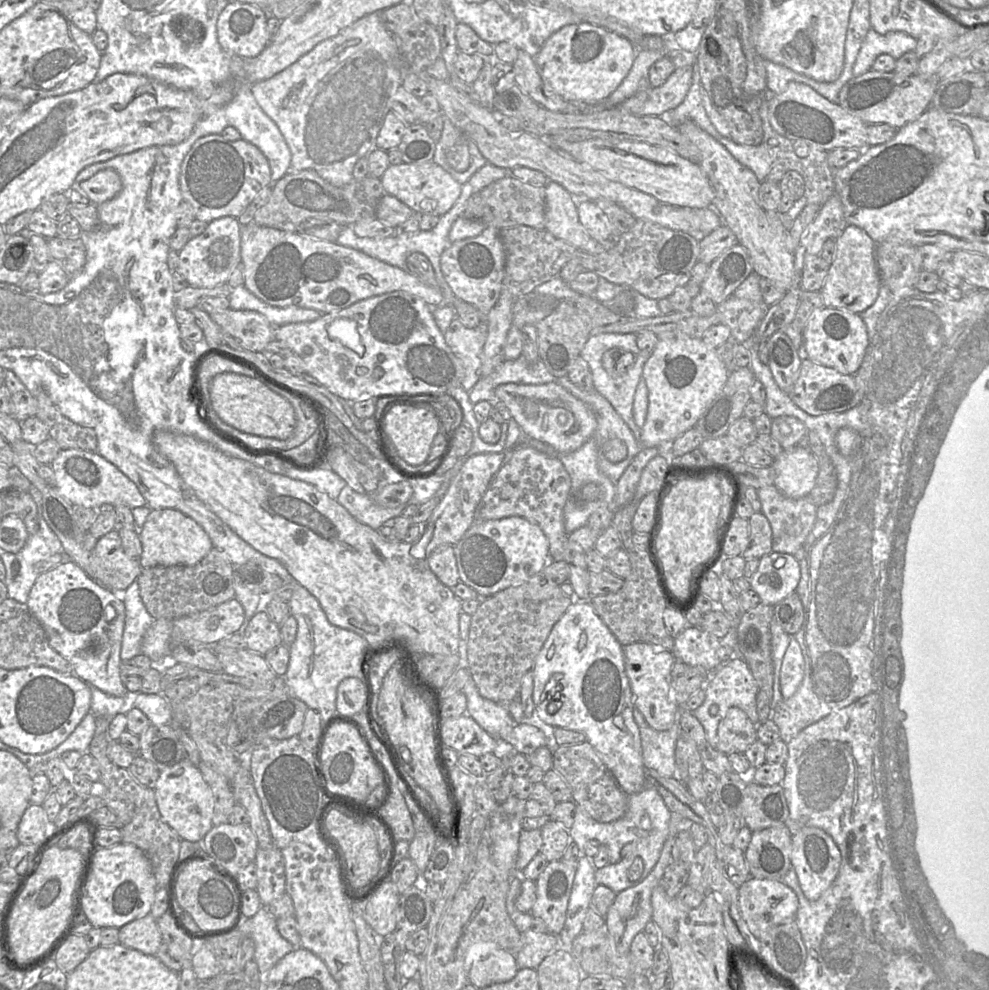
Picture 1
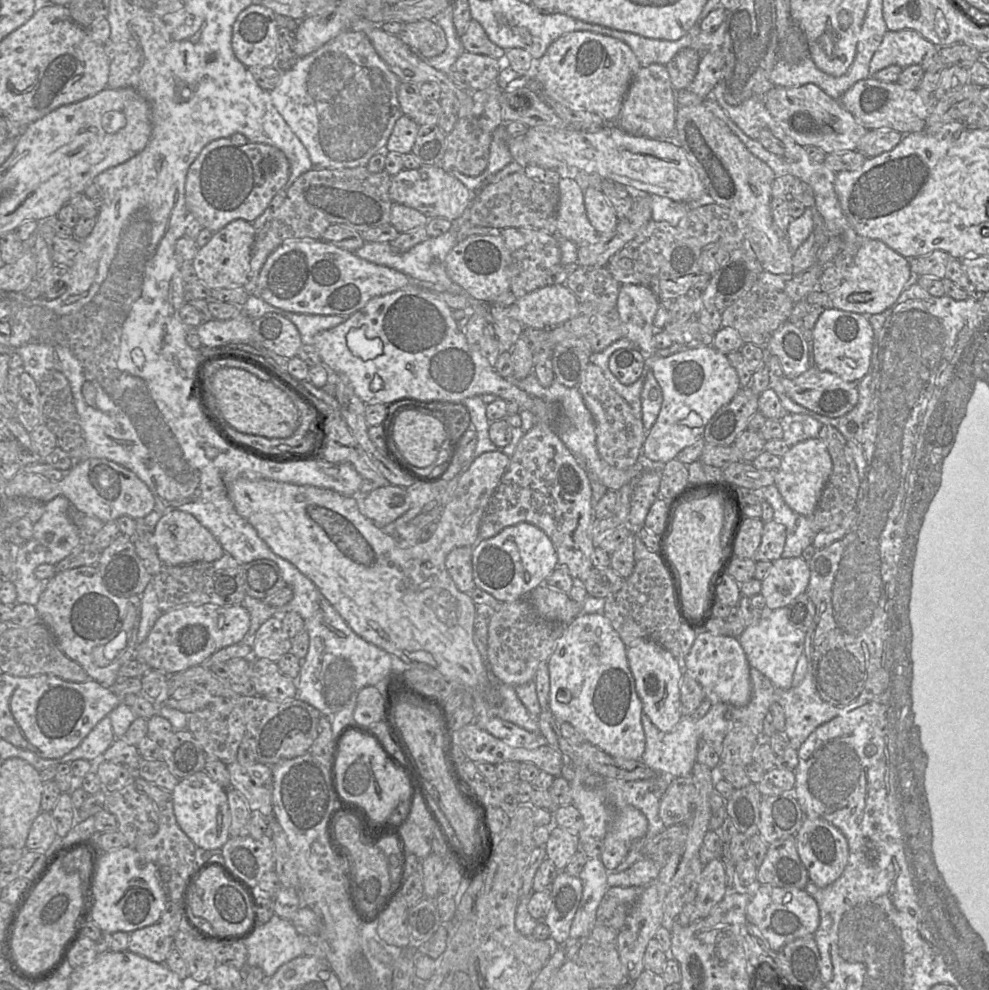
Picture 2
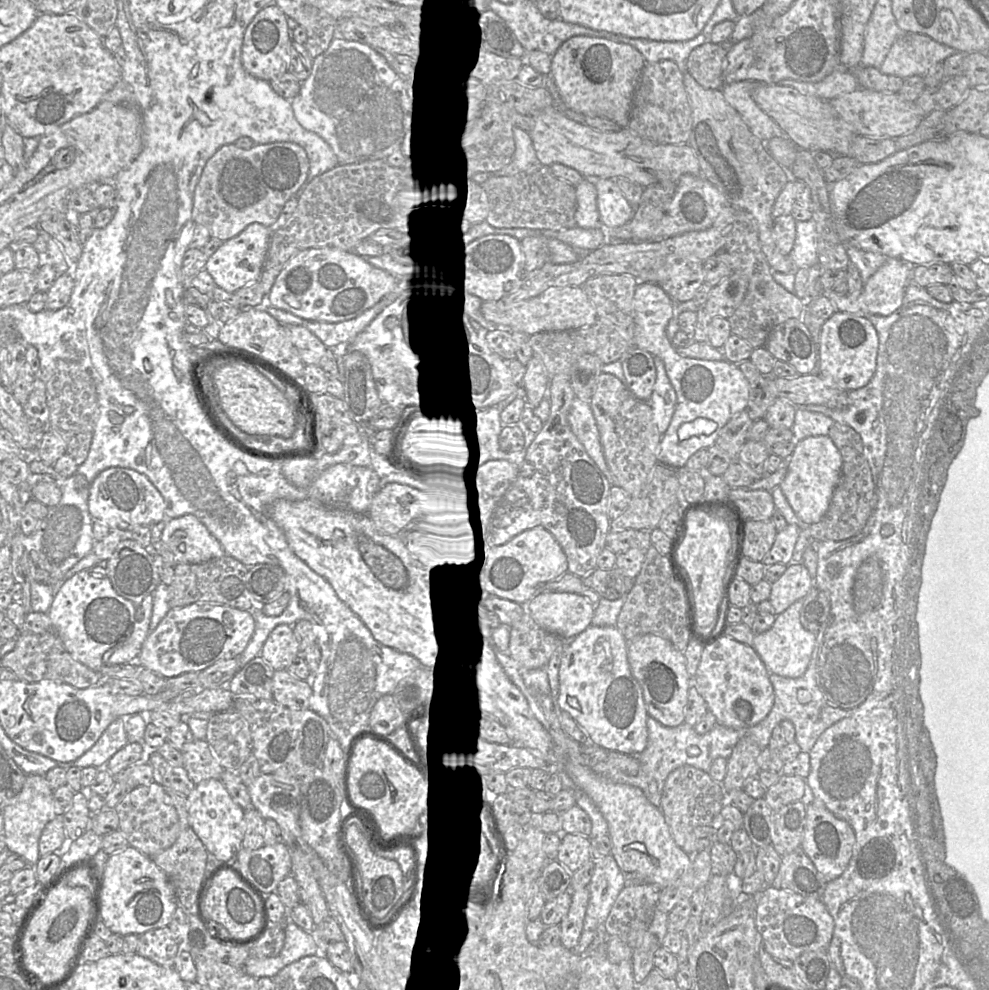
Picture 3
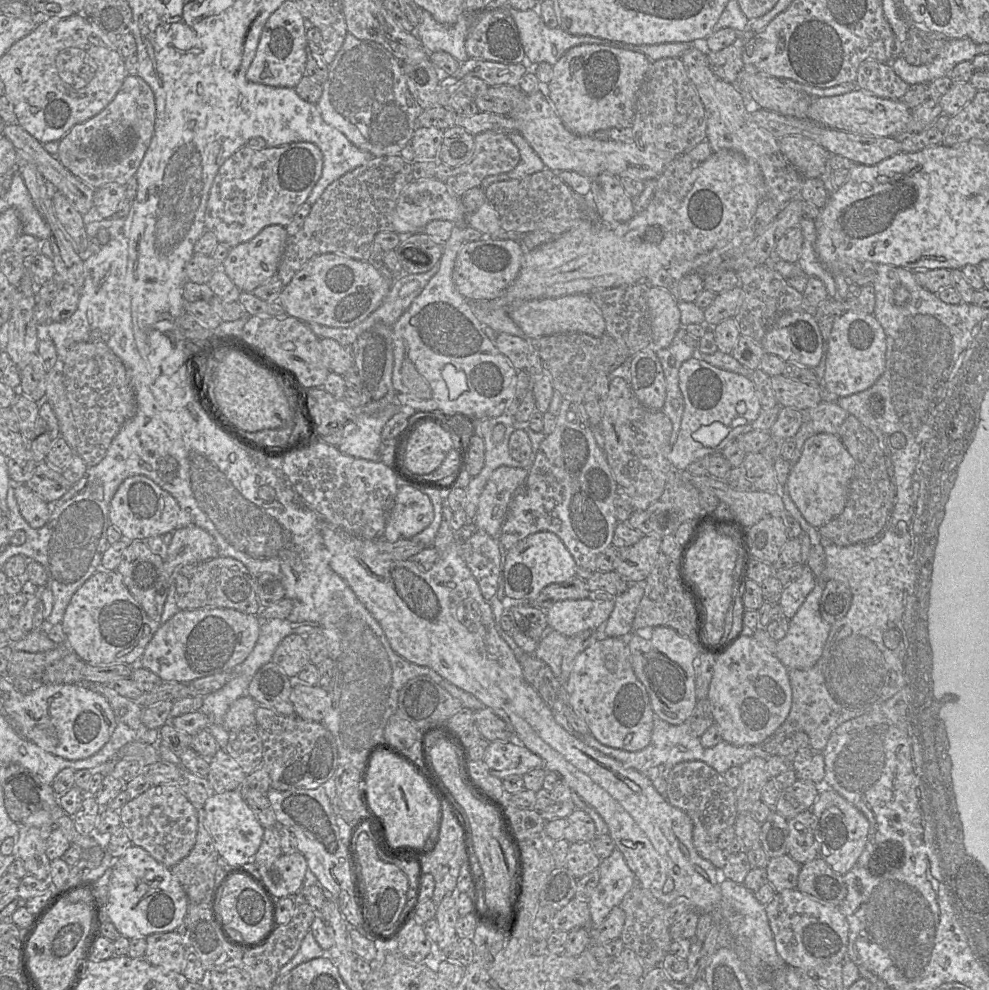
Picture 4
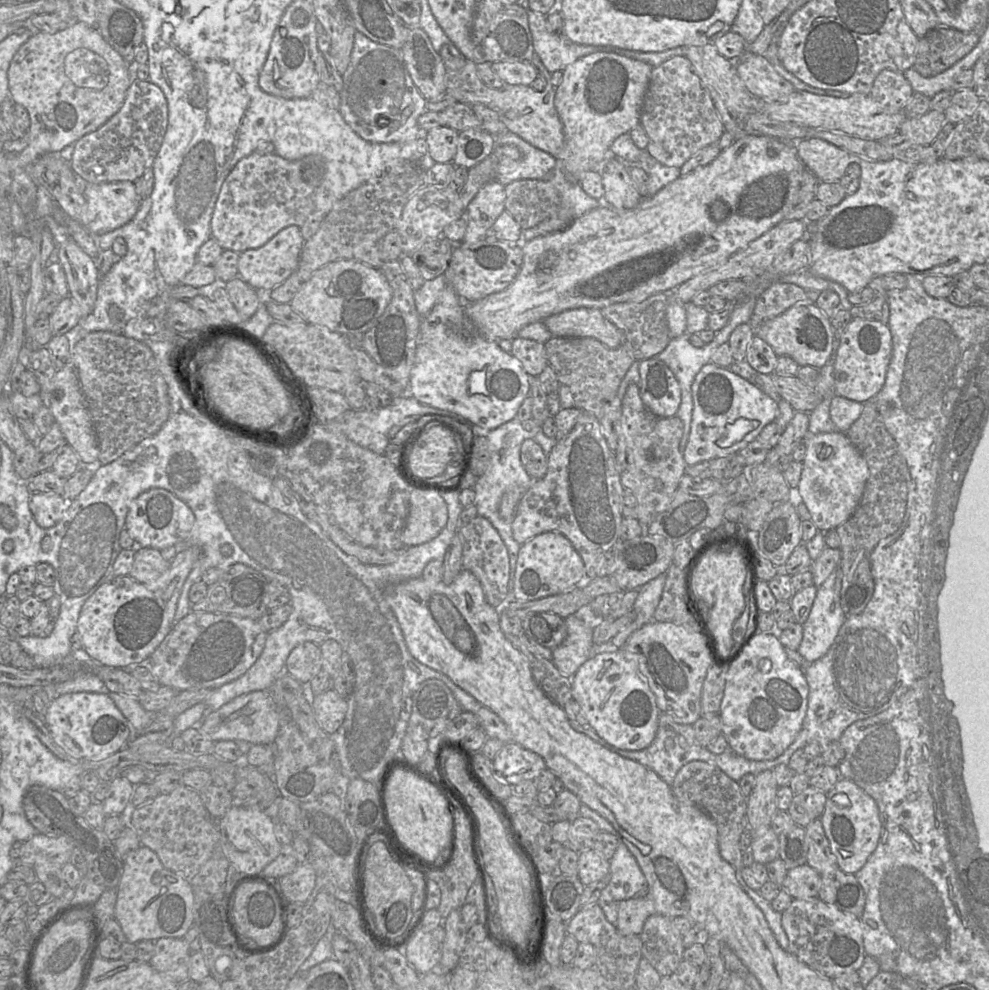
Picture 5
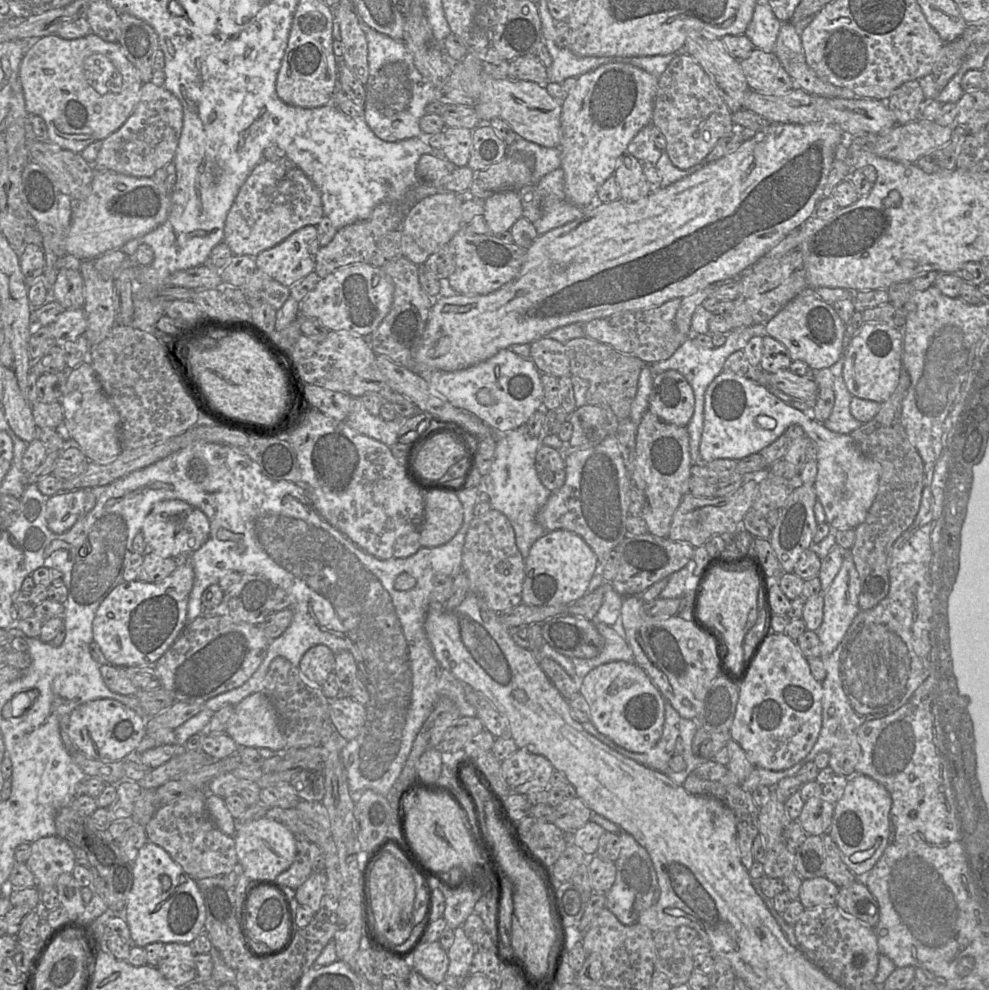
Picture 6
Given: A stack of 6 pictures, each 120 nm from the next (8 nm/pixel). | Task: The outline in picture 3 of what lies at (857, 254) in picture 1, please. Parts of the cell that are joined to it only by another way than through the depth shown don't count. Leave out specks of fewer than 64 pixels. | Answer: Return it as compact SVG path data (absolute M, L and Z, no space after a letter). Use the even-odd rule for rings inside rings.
M898 258L886 262L864 283L857 300L845 299L833 290L823 291L837 310L841 312L864 313L887 316L902 304L906 288L912 282L912 265Z

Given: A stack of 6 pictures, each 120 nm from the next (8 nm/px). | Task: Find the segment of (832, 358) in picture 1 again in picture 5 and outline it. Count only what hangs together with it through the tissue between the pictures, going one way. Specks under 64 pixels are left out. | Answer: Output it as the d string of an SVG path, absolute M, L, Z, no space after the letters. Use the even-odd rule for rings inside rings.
M853 318L840 338L834 363L834 393L866 403L883 388L892 356L892 335L887 324L875 320Z

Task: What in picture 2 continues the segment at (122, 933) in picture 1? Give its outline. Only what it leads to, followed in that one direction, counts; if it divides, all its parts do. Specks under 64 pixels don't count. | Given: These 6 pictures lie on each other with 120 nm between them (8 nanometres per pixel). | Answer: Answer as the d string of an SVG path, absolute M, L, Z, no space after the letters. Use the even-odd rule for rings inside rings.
M159 923L129 933L128 950L153 962L164 963L173 947L173 938Z

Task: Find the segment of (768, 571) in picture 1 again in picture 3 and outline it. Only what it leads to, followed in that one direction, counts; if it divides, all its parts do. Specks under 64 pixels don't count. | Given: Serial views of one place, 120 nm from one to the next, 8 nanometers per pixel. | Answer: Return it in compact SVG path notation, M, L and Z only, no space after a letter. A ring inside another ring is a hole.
M790 563L784 574L774 583L772 583L769 602L773 606L774 615L781 614L797 600L803 599L814 586L814 579L809 574L808 569L802 563Z

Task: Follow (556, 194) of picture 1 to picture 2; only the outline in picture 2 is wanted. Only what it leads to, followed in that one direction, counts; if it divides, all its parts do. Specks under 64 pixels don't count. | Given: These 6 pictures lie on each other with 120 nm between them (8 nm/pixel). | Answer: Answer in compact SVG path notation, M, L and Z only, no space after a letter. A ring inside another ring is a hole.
M561 178L557 187L559 190L557 235L578 246L601 241L600 234L587 217L584 190L570 178Z

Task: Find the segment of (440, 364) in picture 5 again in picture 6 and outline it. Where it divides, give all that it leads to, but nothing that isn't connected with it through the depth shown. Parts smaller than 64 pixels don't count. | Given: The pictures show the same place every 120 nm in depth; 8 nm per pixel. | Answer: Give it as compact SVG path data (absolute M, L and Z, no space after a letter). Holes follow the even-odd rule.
M502 349L491 358L466 367L461 370L432 371L430 373L418 373L425 377L429 385L441 396L443 396L452 405L464 409L488 425L495 432L508 432L525 425L530 416L542 408L543 404L543 385L541 382L541 373L533 361L529 358L523 358L511 349ZM481 390L488 390L491 398L494 400L490 405L483 405L477 400L477 395Z

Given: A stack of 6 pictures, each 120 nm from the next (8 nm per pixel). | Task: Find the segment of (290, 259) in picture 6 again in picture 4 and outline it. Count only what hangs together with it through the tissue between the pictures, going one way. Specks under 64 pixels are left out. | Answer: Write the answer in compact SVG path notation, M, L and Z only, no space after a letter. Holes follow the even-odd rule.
M267 226L251 240L230 248L221 269L241 292L252 293L254 289L277 275L287 239L288 234L284 226Z

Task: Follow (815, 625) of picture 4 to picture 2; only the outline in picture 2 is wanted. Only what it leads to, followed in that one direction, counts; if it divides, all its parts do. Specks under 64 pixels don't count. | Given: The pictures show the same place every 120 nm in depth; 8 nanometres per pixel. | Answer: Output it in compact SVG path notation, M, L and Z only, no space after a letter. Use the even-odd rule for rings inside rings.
M786 607L772 610L771 614L749 625L738 637L750 668L767 677L776 687L790 689L798 659L804 652L806 632L796 629L789 621Z

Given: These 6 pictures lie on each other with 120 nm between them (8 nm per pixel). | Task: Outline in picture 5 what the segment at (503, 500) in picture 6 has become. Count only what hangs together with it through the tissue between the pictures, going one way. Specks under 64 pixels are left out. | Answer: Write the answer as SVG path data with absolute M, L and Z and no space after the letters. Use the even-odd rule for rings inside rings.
M516 416L510 421L500 425L499 427L489 430L488 435L485 436L488 440L489 448L489 464L485 472L477 478L473 487L475 492L474 505L477 508L479 516L488 519L491 524L497 529L500 537L505 543L509 553L509 602L513 601L512 590L516 571L516 561L521 544L519 544L512 534L512 521L503 519L499 513L500 502L503 494L509 488L523 488L527 490L534 483L534 479L527 473L520 460L520 448L524 440L528 438L534 439L537 432L541 428L534 422L533 419L519 421Z

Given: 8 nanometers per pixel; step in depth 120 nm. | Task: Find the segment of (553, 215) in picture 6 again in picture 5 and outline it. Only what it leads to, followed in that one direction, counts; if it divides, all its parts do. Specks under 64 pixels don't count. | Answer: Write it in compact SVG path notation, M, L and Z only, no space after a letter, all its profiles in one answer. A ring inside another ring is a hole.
M557 165L546 177L563 197L562 208L557 217L549 217L538 225L522 230L522 242L556 232L567 227L574 219L599 208L602 200L589 196L579 185L564 171L561 165Z

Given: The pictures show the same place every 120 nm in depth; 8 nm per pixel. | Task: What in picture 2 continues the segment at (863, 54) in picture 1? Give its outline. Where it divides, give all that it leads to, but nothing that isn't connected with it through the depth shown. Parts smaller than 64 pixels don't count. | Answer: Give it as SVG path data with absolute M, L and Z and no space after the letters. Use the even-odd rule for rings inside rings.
M888 30L871 59L870 74L891 65L906 68L921 64L925 55L936 47L915 30Z

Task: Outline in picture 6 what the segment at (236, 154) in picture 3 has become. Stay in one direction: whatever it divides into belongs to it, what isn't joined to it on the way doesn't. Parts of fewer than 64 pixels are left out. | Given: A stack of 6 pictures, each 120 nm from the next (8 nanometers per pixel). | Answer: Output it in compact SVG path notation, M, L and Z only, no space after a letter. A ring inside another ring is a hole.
M263 159L240 188L227 214L224 242L233 255L256 257L302 227L316 226L323 216L320 192L303 171L287 159Z

